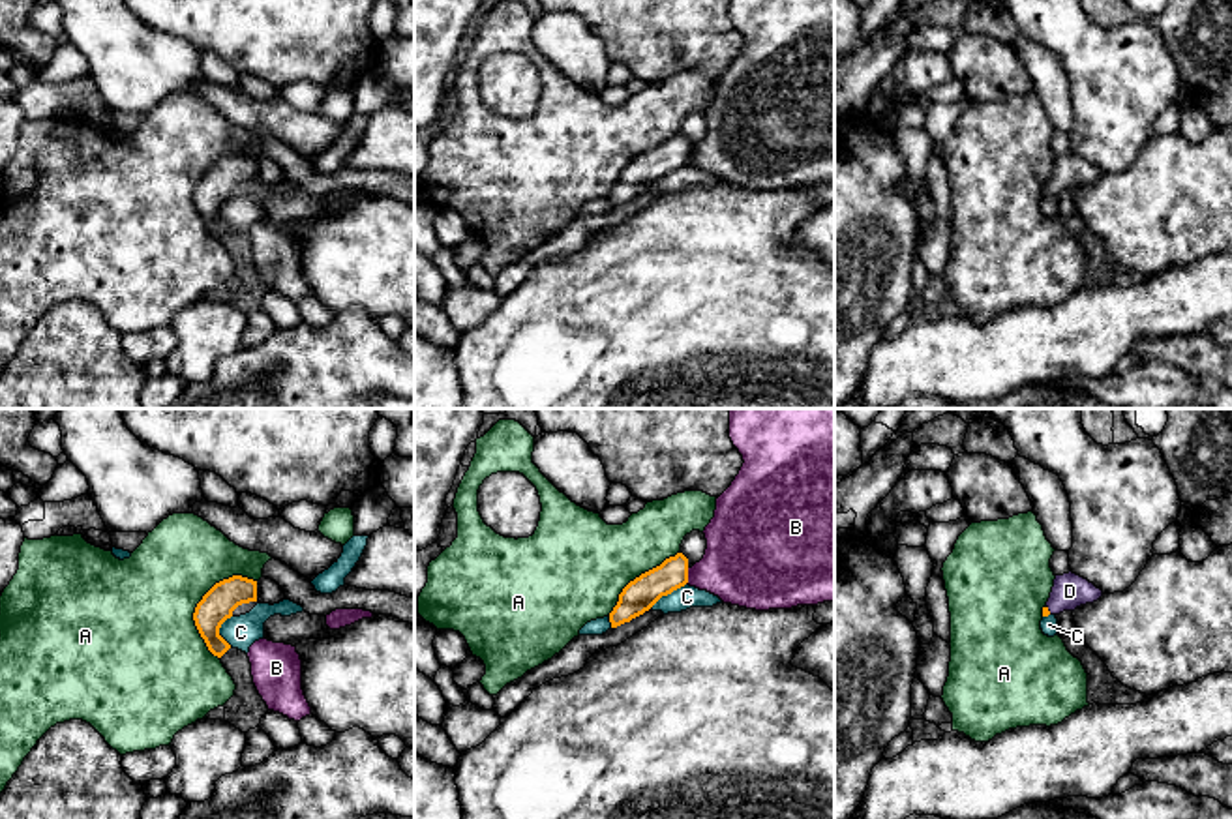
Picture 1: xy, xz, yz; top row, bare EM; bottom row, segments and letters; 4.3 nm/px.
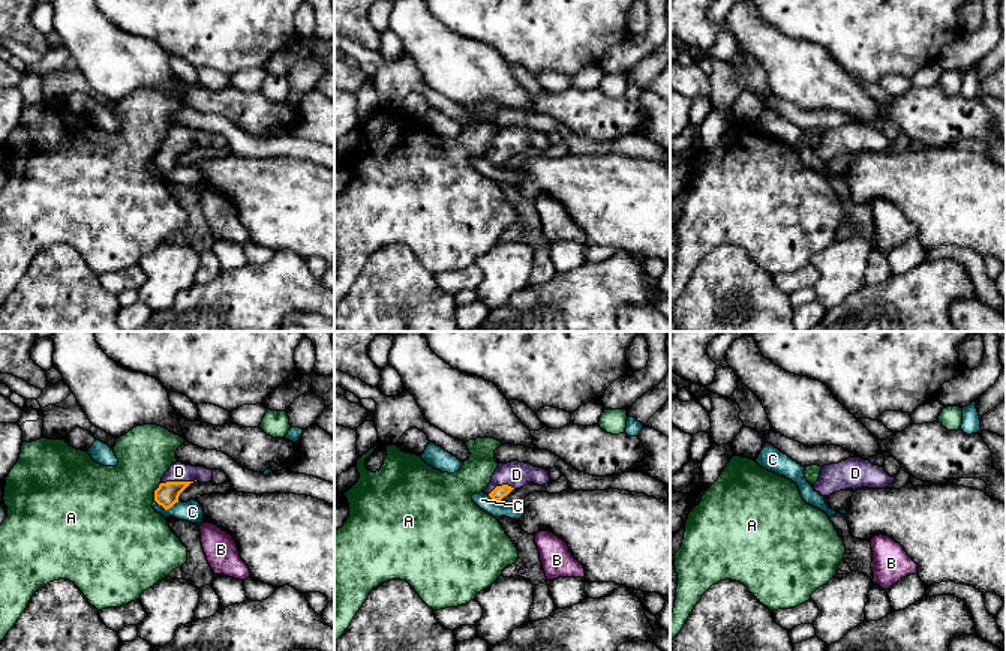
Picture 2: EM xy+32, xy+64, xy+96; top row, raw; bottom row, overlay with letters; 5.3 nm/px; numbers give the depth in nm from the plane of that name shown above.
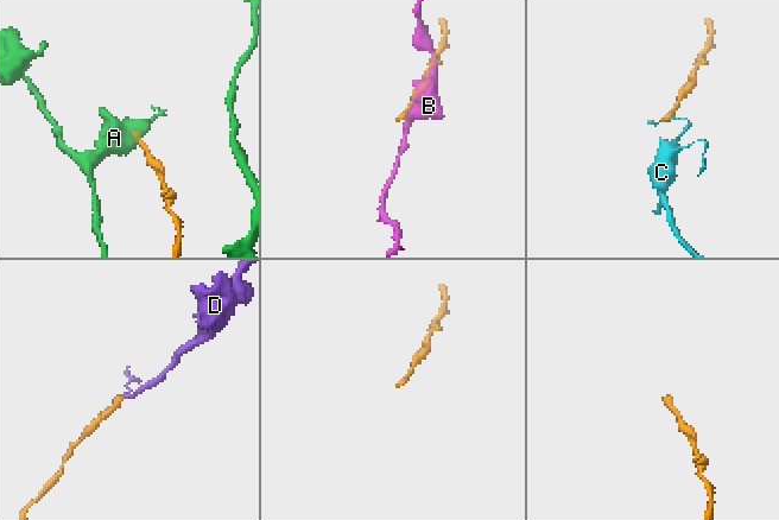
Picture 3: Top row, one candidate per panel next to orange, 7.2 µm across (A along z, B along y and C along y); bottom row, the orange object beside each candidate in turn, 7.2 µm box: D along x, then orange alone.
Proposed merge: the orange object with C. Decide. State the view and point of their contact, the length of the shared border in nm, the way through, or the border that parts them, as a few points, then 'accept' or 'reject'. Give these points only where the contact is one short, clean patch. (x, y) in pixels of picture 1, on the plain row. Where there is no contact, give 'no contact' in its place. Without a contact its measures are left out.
xz (666, 175) | 190 nm | along xz (685, 163), (662, 175), (649, 188) | reject

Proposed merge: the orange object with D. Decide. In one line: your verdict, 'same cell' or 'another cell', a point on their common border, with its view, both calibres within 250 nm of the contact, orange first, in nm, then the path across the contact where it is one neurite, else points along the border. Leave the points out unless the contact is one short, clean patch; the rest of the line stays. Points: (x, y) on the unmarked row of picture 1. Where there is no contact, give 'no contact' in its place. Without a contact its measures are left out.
same cell | yz (1047, 190) | 30/150 nm | across yz (1045, 190), (1047, 190), (1069, 171)

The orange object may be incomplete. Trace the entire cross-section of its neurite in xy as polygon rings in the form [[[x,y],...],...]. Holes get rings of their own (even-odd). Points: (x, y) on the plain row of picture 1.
[[[233,156],[216,163],[197,184],[193,201],[208,231],[221,238],[231,225],[219,216],[221,204],[233,197],[233,191],[257,182],[257,161]]]

